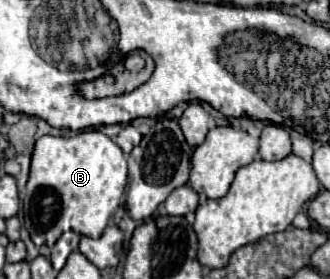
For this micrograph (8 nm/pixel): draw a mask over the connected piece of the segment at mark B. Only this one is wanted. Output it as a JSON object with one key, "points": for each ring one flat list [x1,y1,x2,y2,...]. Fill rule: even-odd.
{"points":[[90,130,70,138,38,138,24,196,24,220,32,242,36,246,46,244,52,248,58,236,66,230,90,238,102,236,108,220,120,208,126,182,126,156,106,134]]}

